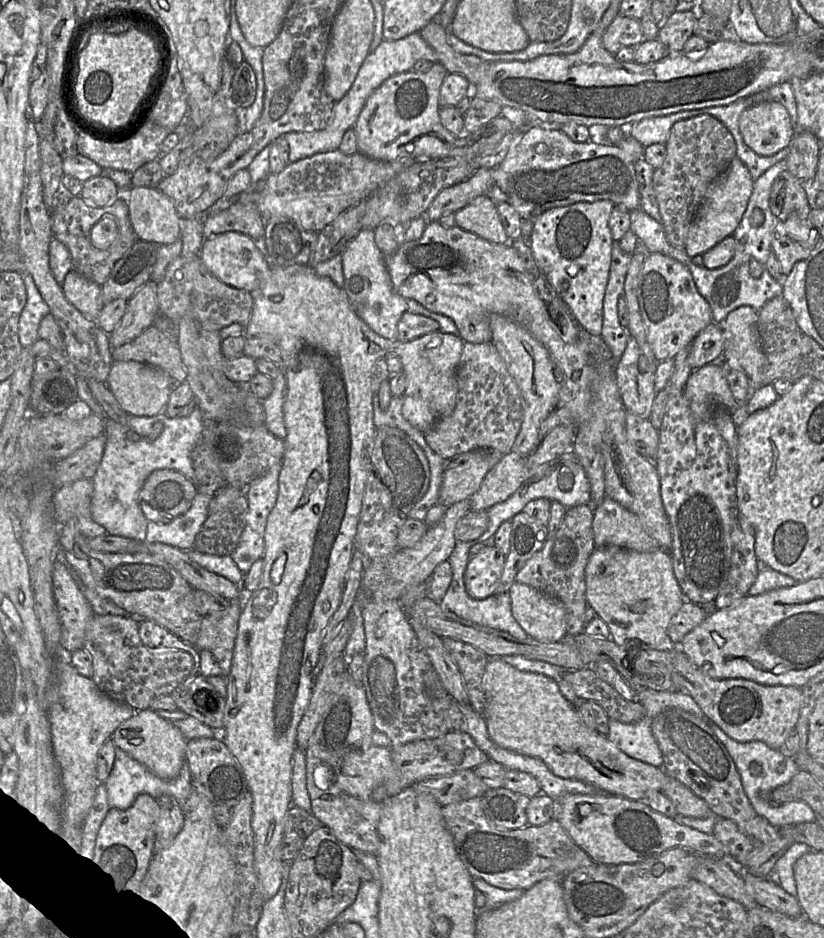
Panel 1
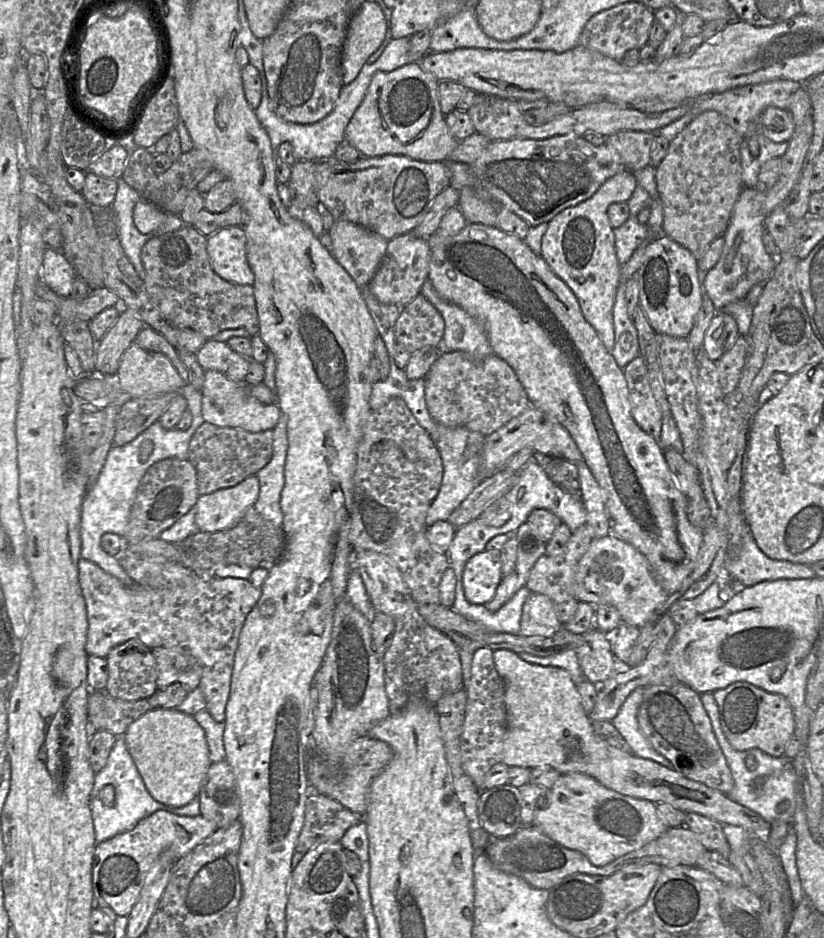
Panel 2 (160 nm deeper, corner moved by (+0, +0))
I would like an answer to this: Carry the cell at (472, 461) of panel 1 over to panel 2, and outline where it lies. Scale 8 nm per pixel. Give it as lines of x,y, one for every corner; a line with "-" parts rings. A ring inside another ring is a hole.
531,406
507,422
502,428
485,437
480,454
479,481
490,477
500,468
504,467
514,454
524,448
531,449
534,453
539,452
573,463
579,463
583,460
581,451
569,432
544,412

